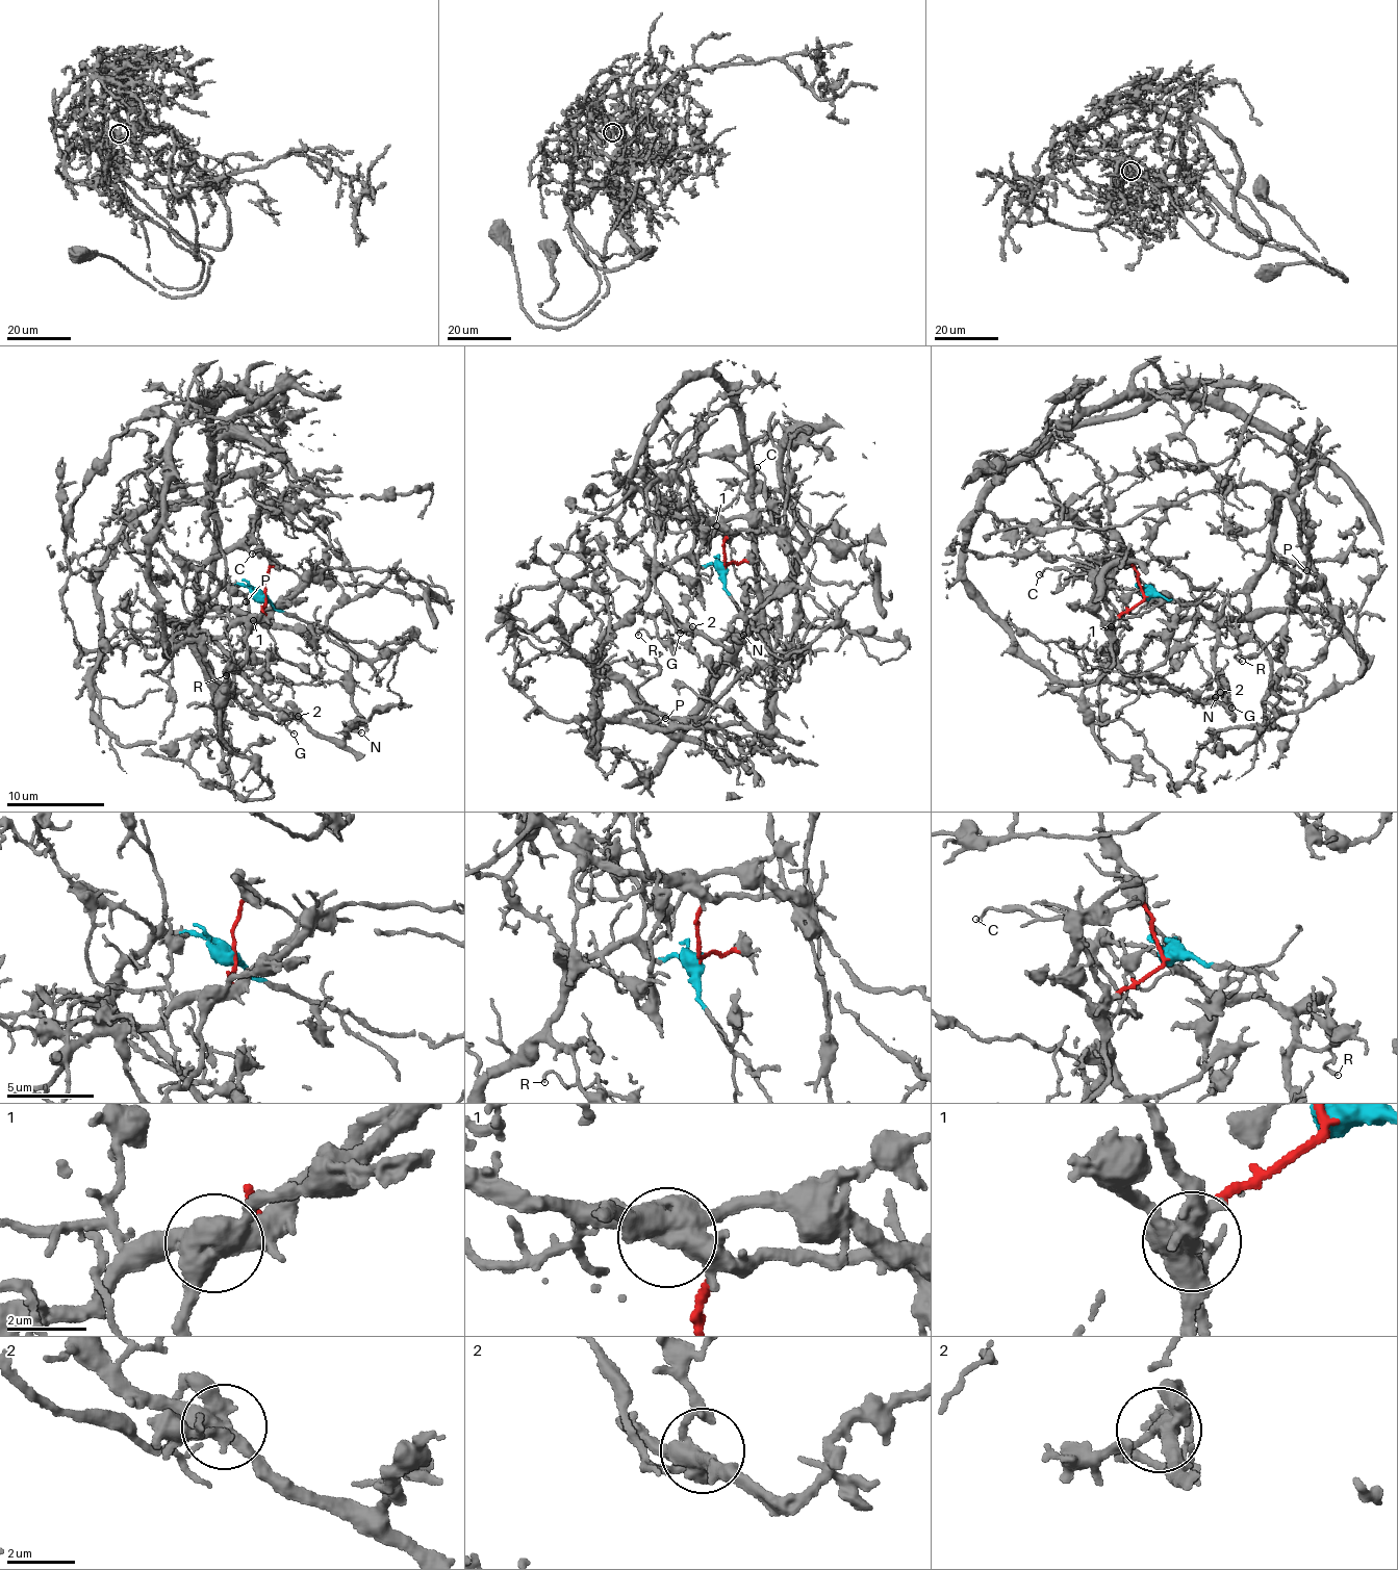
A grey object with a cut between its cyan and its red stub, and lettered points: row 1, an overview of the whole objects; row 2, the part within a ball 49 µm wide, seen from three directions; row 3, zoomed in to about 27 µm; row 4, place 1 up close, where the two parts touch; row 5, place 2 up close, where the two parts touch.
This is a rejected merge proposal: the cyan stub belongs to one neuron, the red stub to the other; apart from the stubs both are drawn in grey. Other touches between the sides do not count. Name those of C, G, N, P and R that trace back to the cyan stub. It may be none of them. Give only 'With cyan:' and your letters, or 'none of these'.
With cyan: N, P, R

